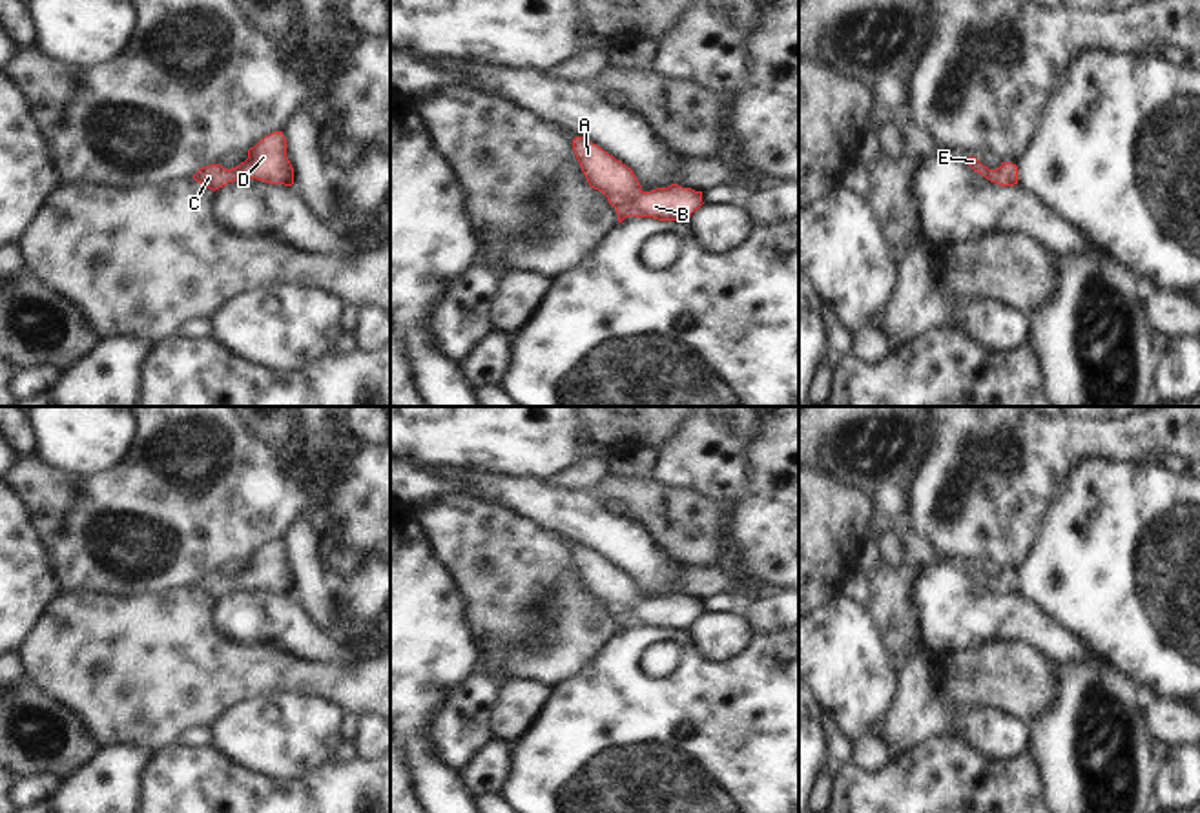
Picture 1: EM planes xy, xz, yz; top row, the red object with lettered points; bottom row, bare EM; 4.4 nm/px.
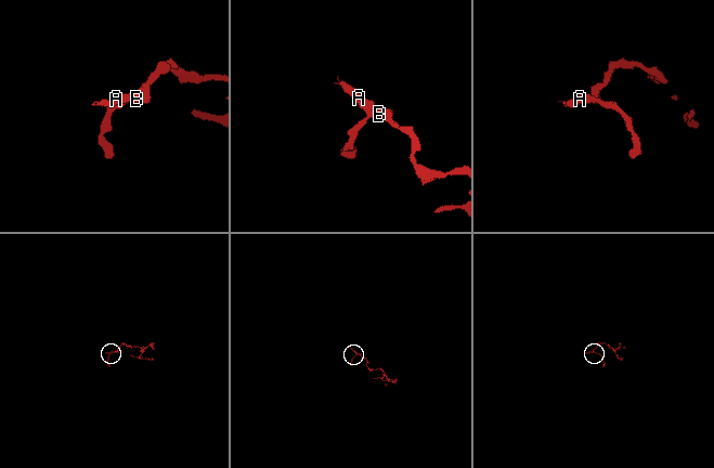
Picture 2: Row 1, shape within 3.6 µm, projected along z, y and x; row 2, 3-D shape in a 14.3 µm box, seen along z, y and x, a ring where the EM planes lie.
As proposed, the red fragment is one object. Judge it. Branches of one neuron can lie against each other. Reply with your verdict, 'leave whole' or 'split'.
leave whole

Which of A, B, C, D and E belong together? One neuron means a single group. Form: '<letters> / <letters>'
A B C D E

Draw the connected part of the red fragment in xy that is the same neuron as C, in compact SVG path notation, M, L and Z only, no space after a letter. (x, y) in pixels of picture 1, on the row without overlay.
M274 540L248 558L248 567L226 578L221 572L201 576L193 587L210 598L219 598L241 587L257 587L272 592L294 592L294 576L286 565L286 547L283 540Z

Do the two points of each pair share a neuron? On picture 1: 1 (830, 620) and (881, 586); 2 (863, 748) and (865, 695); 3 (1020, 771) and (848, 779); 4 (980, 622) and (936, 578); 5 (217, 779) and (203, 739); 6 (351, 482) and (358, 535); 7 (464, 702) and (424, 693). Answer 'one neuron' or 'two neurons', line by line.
1: two neurons
2: two neurons
3: one neuron
4: one neuron
5: two neurons
6: one neuron
7: two neurons

